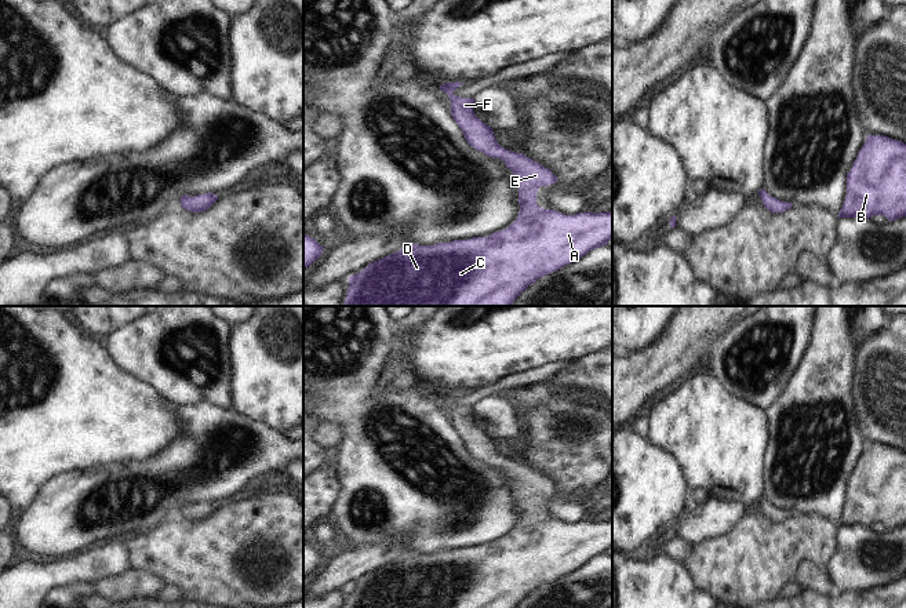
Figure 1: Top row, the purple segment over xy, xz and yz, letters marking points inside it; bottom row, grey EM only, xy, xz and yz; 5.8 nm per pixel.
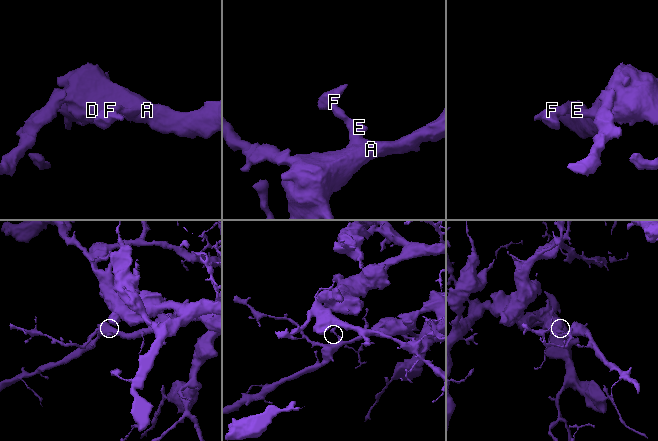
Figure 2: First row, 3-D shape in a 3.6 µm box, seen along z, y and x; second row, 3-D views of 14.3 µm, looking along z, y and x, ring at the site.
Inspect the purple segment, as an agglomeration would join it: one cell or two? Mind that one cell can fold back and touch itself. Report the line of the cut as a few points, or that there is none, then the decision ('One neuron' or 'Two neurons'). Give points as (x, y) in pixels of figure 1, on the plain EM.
No split. One neuron

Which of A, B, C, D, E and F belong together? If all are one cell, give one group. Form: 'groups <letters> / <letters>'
groups A B C D E F

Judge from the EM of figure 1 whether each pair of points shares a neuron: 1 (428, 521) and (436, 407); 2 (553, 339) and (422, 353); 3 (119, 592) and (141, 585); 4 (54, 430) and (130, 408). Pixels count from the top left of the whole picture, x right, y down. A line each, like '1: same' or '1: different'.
1: same
2: same
3: same
4: same

